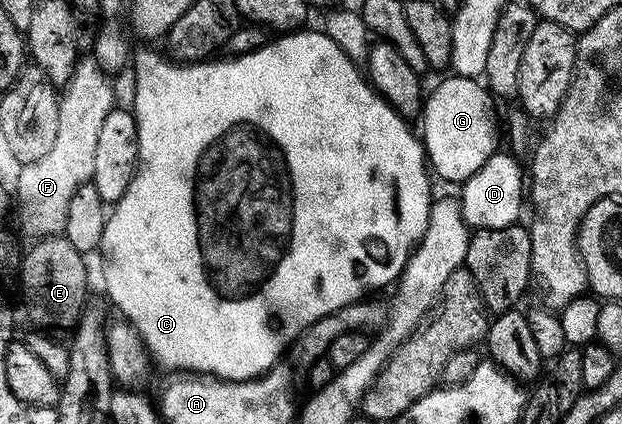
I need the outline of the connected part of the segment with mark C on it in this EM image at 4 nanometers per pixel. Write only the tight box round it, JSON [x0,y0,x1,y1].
[99,29,434,381]

